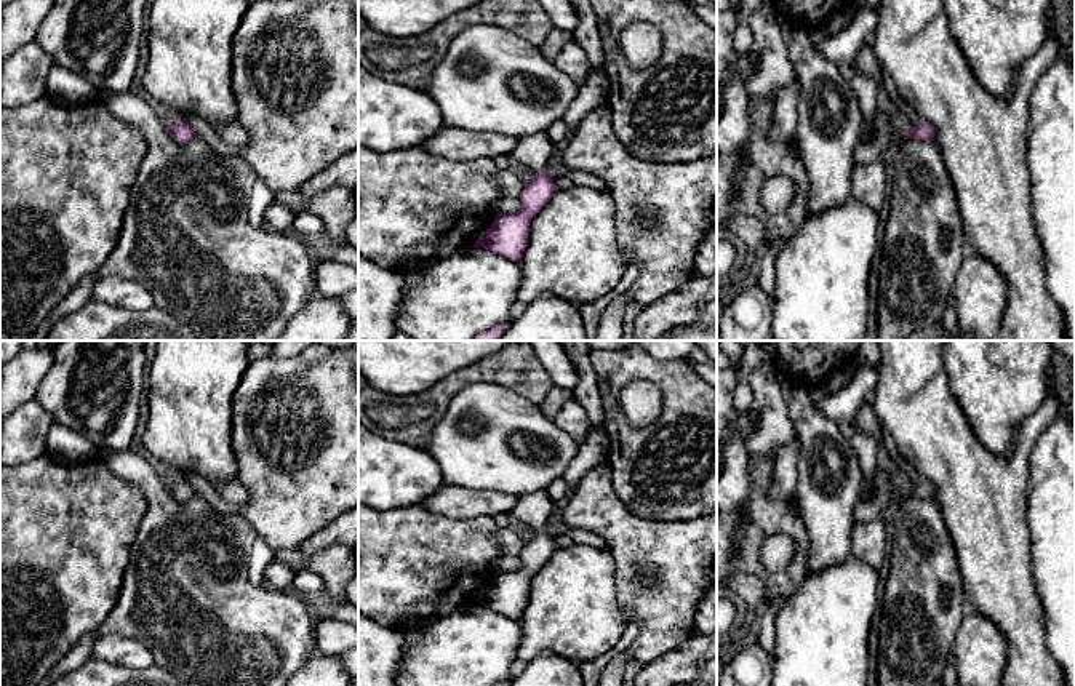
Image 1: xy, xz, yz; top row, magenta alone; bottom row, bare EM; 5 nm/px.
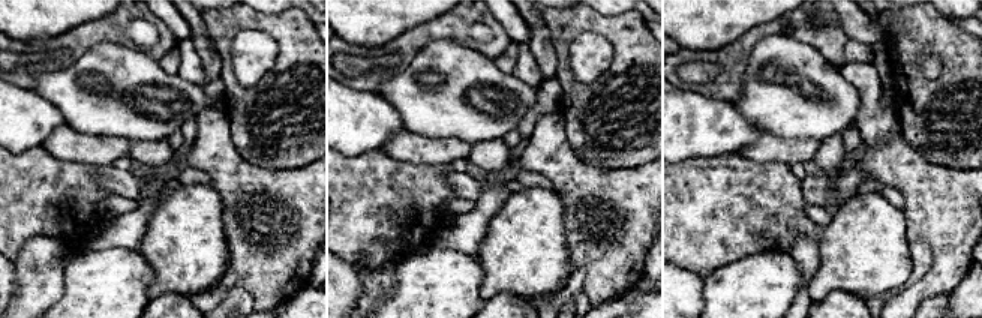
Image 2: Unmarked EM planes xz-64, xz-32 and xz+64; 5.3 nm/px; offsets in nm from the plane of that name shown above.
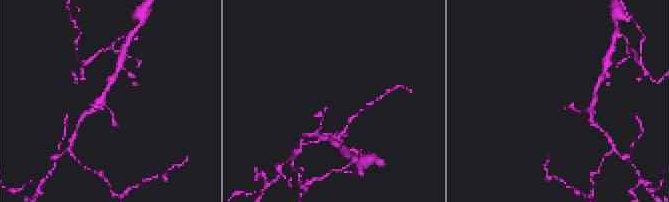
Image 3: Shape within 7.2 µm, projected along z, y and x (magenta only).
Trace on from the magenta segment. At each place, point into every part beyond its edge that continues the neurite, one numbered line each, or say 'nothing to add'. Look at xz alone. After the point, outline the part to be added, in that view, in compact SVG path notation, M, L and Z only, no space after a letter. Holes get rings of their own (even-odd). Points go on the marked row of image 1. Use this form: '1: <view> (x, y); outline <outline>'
1: xz (536, 152); outline M545 131L518 138L515 149L510 152L518 163L536 173L553 173L557 162L555 142Z

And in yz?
1: yz (887, 131); outline M877 110L872 122L872 139L859 142L853 152L853 163L867 165L881 158L881 155L894 147L899 141L907 139L907 126L899 118L888 117Z

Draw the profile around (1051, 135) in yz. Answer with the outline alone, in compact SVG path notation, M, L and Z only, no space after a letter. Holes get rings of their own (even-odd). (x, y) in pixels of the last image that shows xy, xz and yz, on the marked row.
M1057 56L1038 77L1029 98L1029 173L1032 177L1032 214L1046 265L1046 286L1059 304L1067 341L1075 341L1075 61Z

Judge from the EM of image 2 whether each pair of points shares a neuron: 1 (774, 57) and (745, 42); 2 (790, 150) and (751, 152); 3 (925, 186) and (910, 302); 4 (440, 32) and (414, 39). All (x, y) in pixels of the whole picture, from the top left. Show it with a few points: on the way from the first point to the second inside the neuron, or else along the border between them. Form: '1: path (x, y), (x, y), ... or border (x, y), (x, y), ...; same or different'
1: border (787, 35), (765, 36), (753, 48), (742, 80); different
2: path (781, 150), (760, 152); same
3: path (942, 215), (942, 270), (939, 273); same
4: path (434, 32), (420, 36); same

